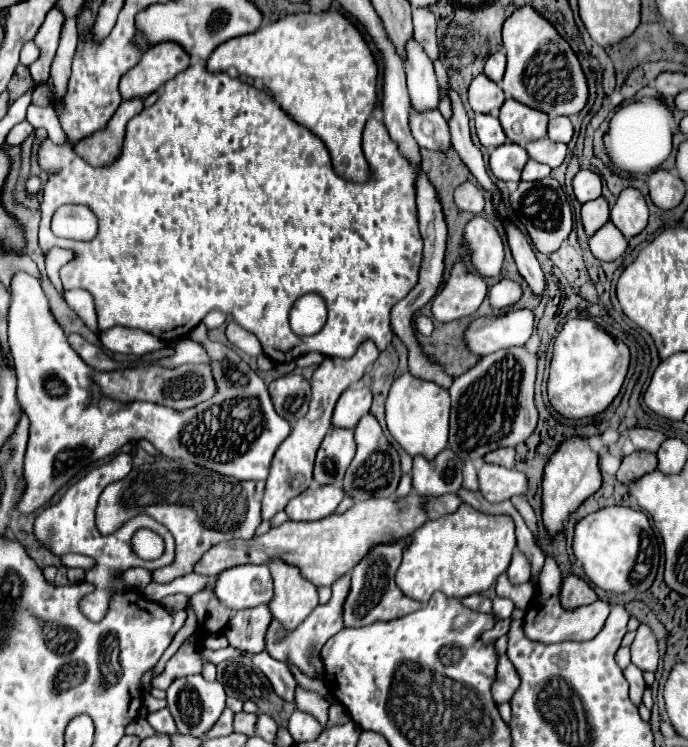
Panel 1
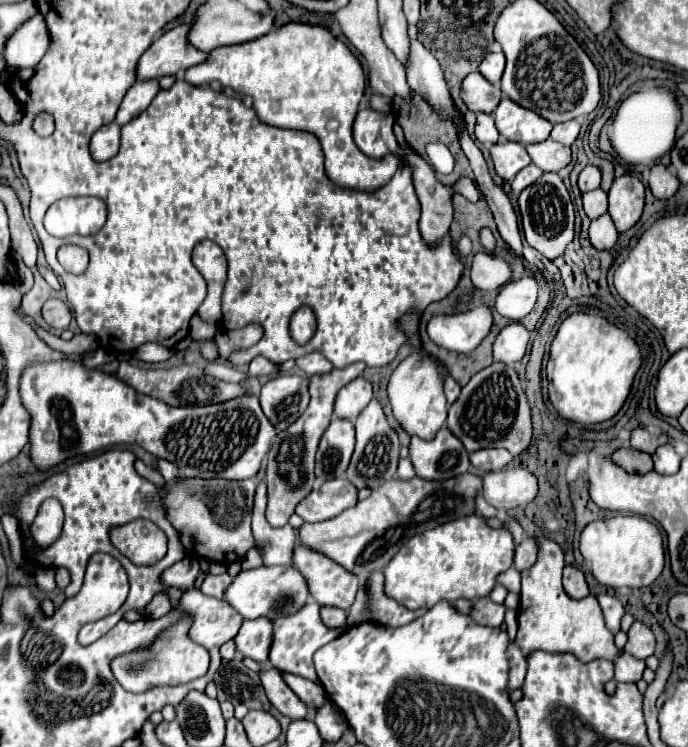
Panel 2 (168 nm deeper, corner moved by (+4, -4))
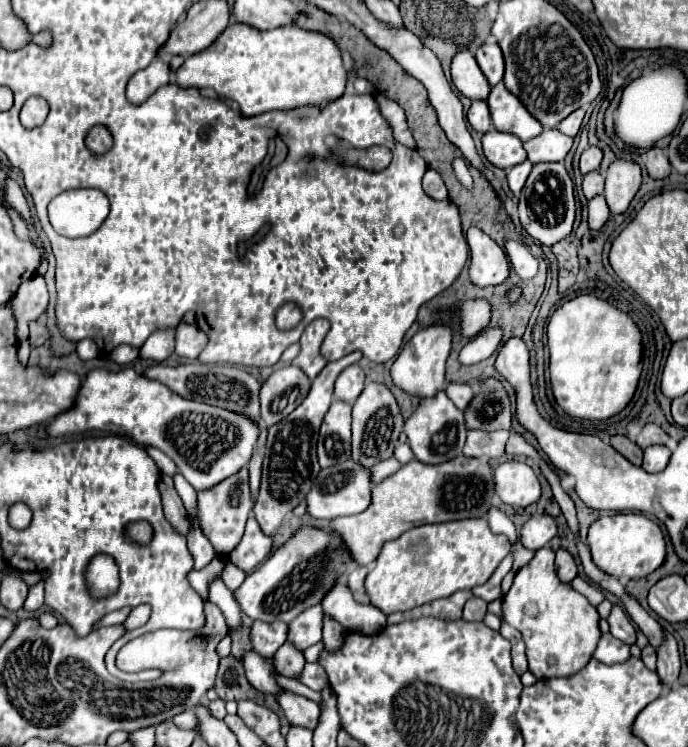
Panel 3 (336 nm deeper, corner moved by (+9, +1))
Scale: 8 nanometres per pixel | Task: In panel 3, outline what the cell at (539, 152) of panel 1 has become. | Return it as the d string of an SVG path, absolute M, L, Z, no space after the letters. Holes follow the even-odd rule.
M545 129L541 135L525 143L525 151L531 163L563 161L573 145L573 137L563 135L557 129Z

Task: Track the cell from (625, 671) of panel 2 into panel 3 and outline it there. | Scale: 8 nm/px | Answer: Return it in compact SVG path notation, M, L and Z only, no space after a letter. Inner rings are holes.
M605 633L605 635L599 639L599 643L597 643L595 651L593 651L593 659L601 661L601 663L607 663L607 665L623 663L623 661L627 661L629 657L631 657L629 645L623 643L623 641L619 641L619 639L615 639L611 633Z

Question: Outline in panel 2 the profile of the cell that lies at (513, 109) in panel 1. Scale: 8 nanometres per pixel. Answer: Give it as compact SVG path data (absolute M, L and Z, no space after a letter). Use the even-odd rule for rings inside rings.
M502 96L498 108L494 110L494 120L504 140L512 140L522 146L548 140L552 130L552 124L548 120L544 120L532 110L520 108L506 96Z

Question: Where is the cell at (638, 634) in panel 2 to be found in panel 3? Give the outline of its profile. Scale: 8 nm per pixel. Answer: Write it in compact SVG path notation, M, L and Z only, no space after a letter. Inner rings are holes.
M613 605L611 613L607 617L607 623L609 623L609 631L613 637L617 637L619 641L623 641L627 645L635 643L635 627L621 605Z

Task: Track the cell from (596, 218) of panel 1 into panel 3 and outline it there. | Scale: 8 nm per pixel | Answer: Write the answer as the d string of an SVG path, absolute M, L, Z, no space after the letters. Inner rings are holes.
M591 171L591 173L583 175L583 193L585 193L585 197L593 199L595 195L603 193L603 183L605 183L605 177L599 171Z

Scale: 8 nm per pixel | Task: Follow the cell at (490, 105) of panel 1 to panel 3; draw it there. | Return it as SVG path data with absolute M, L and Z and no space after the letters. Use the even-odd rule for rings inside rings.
M459 51L451 59L451 81L469 99L487 99L491 85L481 73L473 53Z

